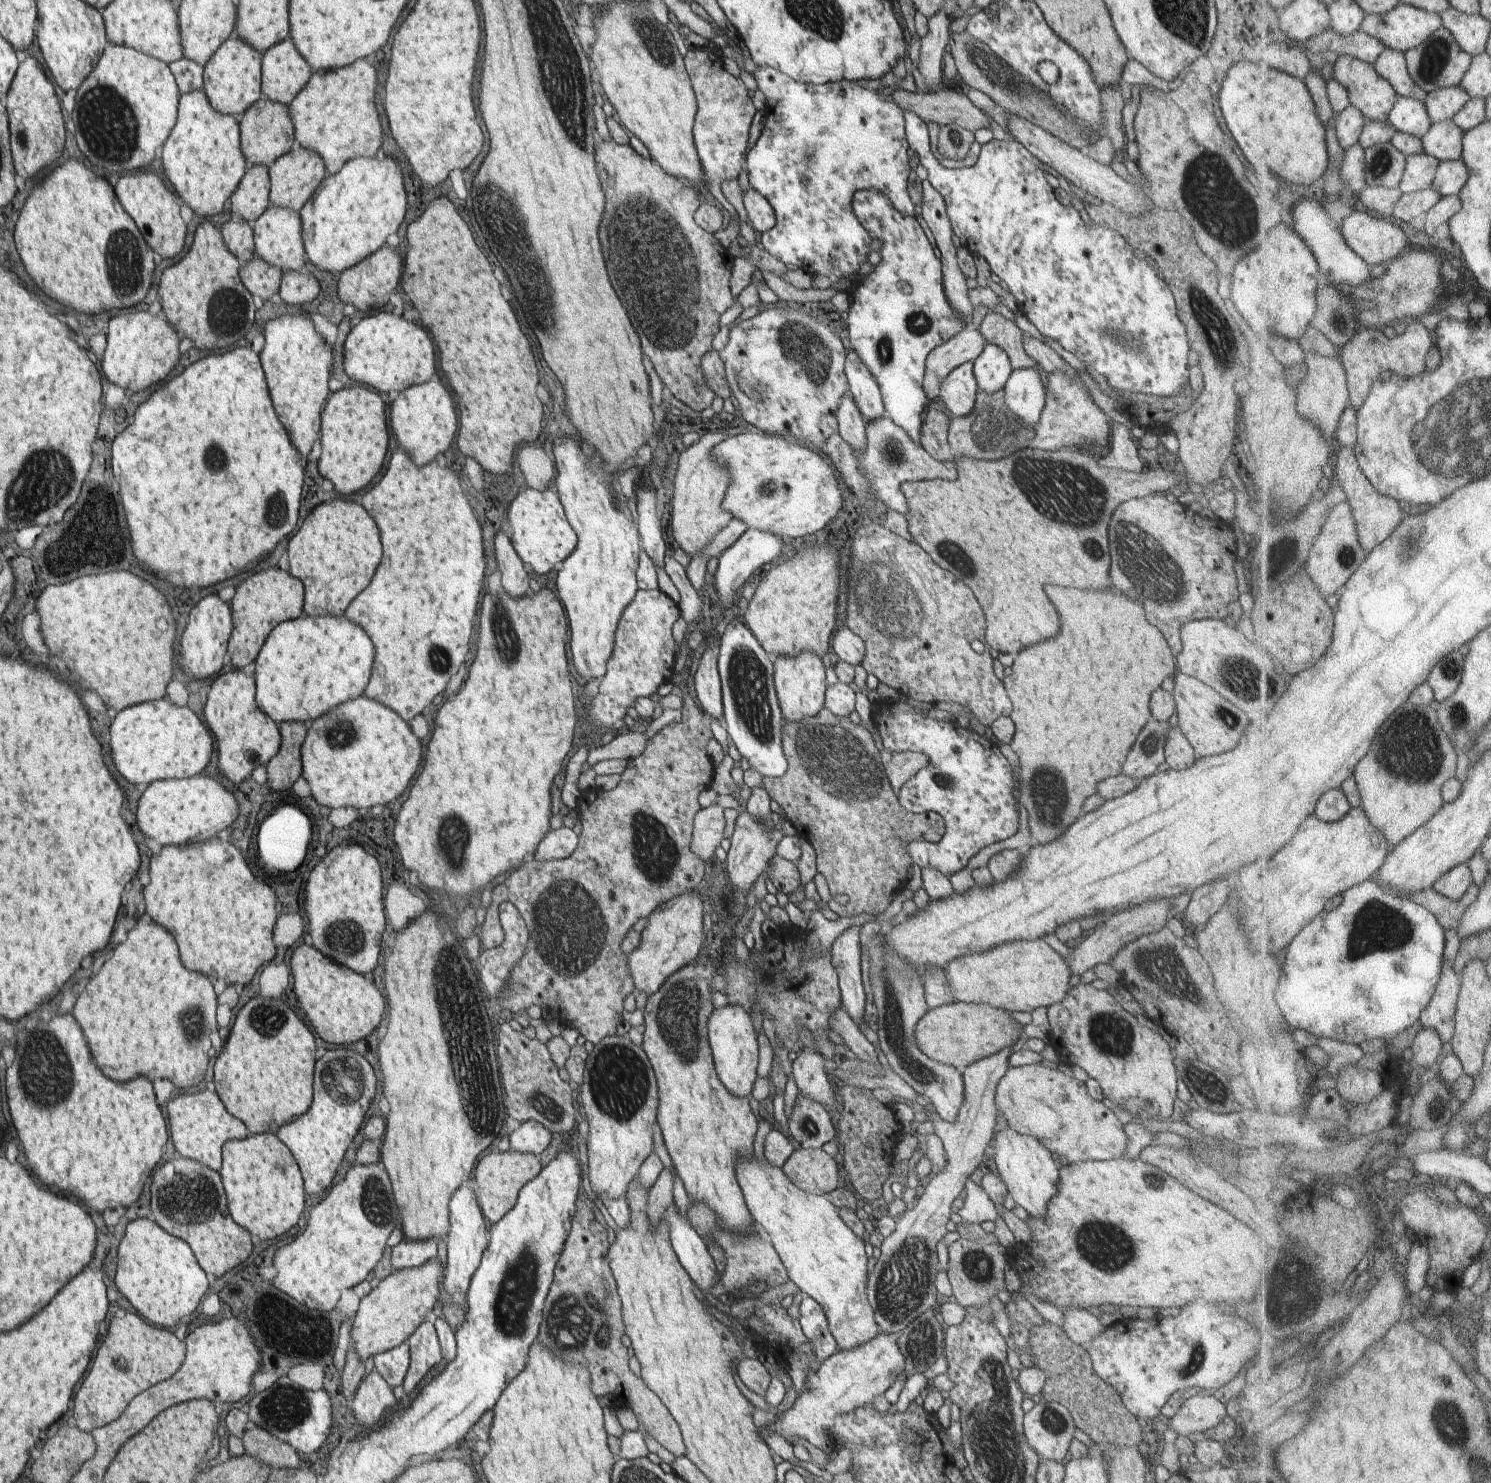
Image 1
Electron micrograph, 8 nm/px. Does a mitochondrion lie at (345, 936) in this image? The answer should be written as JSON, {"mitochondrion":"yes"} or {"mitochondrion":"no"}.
{"mitochondrion":"yes"}

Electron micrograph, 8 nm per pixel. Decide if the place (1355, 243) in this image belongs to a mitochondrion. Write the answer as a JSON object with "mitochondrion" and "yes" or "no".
{"mitochondrion":"no"}

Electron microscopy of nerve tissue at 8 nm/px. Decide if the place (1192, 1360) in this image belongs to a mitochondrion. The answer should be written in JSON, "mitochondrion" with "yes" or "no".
{"mitochondrion":"yes"}

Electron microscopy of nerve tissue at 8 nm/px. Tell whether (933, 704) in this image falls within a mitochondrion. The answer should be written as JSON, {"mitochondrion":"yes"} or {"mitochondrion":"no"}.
{"mitochondrion":"no"}

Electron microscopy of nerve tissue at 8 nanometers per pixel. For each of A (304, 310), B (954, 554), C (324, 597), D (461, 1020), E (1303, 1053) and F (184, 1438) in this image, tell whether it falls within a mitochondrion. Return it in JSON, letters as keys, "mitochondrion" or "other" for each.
{"A":"other","B":"mitochondrion","C":"other","D":"mitochondrion","E":"other","F":"other"}

